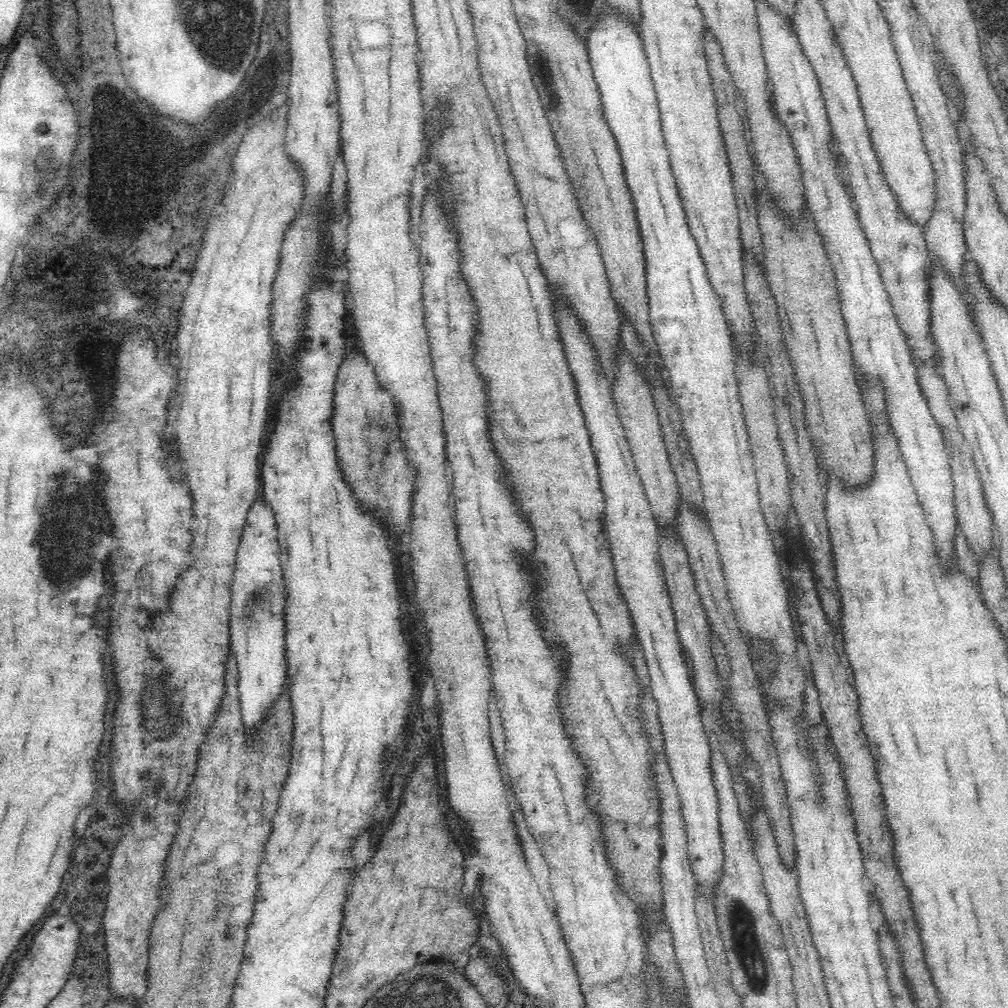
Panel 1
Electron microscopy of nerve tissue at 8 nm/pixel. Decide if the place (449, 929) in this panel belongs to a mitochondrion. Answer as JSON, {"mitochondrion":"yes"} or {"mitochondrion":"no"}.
{"mitochondrion":"no"}

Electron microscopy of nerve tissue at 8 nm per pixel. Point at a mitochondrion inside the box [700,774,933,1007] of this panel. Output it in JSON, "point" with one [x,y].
{"point":[742,934]}

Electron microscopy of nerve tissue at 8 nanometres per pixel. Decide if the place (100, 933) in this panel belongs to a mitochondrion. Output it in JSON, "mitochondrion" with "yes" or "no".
{"mitochondrion":"no"}

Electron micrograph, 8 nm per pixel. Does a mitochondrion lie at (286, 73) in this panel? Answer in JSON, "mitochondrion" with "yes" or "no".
{"mitochondrion":"no"}

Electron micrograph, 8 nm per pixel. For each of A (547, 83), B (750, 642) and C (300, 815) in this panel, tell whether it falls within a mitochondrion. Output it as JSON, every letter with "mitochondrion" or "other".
{"A":"mitochondrion","B":"other","C":"mitochondrion"}

